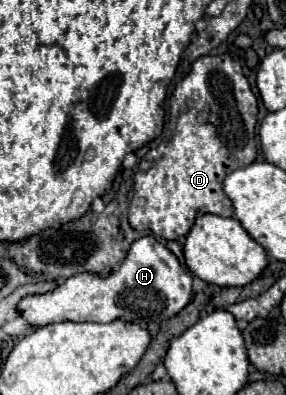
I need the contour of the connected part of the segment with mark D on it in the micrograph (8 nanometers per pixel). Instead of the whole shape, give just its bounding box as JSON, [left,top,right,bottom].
[128,54,258,240]

